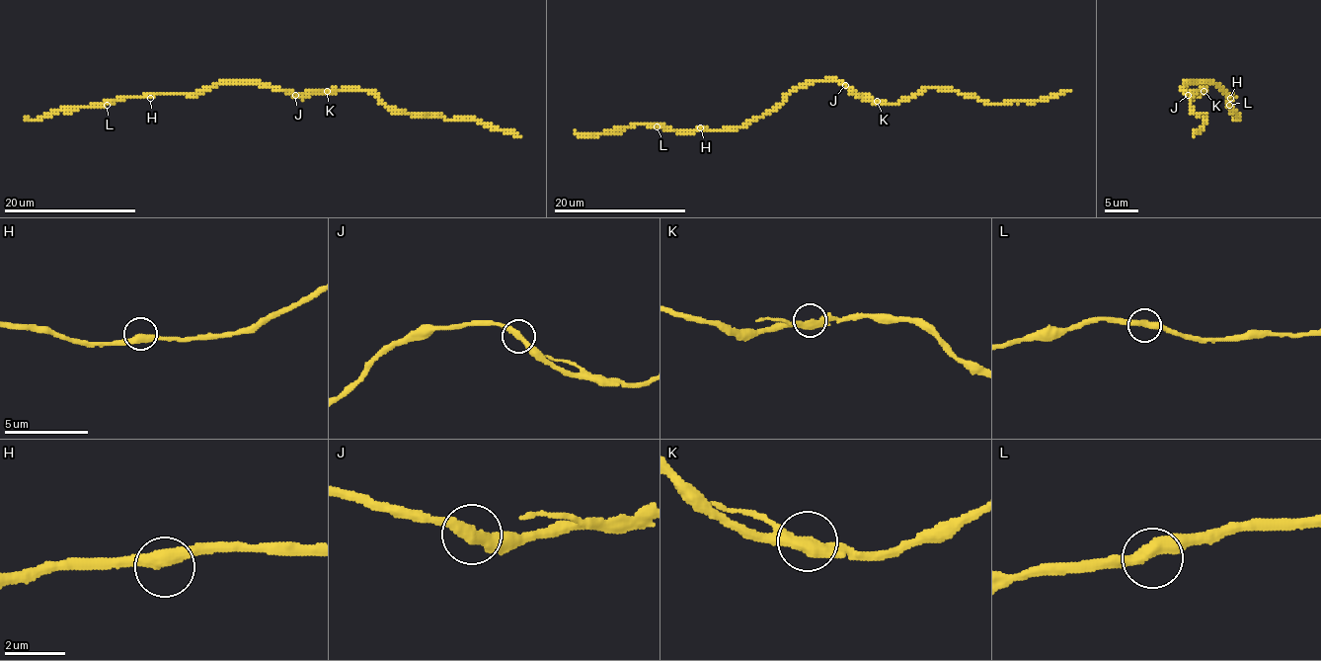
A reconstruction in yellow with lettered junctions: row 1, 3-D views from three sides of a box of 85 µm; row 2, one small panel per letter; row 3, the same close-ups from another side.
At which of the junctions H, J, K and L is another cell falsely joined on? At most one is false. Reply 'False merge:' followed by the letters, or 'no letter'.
False merge: no letter

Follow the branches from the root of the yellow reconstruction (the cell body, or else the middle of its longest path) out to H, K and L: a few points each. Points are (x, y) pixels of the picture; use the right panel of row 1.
H: (1183, 88), (1188, 83), (1214, 83), (1225, 93), (1230, 93), (1230, 98)
K: (1183, 88), (1188, 95), (1201, 95), (1204, 91)
L: (1183, 88), (1188, 83), (1214, 83), (1234, 96), (1229, 105)

